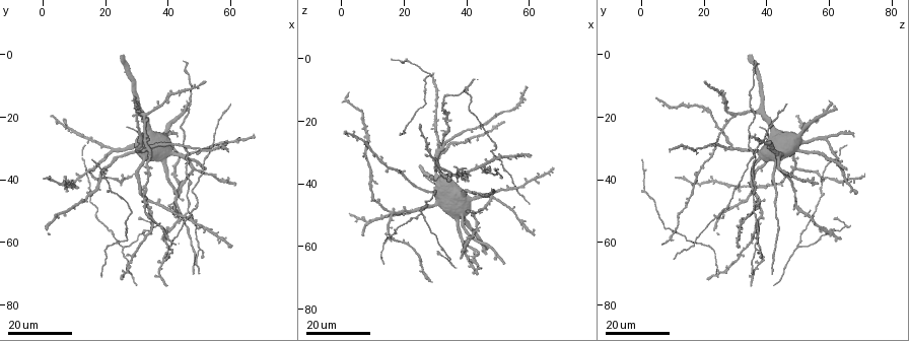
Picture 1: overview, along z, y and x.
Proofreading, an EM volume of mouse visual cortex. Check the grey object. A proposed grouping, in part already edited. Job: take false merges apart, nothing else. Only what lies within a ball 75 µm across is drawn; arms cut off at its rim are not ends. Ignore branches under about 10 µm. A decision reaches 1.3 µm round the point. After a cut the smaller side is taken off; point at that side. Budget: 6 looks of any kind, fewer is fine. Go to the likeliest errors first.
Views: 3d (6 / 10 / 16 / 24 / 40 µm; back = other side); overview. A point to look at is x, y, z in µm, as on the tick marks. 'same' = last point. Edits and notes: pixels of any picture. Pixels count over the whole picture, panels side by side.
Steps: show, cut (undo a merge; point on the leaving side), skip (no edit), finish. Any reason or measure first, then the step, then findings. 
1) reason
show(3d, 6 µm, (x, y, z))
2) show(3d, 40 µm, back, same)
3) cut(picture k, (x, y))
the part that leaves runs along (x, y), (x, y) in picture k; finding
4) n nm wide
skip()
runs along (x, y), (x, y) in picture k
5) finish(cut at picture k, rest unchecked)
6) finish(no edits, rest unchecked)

a fork
show(3d, 16 µm, (46.5, 51.0, 36.0))

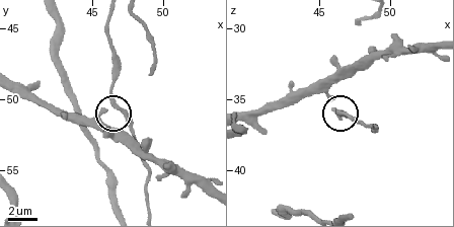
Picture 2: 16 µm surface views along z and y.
show(3d, 6 µm, (47.0, 50.4, 36.0))

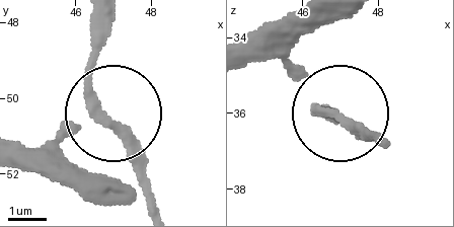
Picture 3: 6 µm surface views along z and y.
skip()
runs along (252, 59), (291, 62), (329, 110), (375, 133) in picture 3; all the same cell

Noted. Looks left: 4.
arms part here
show(3d, 24 µm, (26.5, 62.5, 49.0))

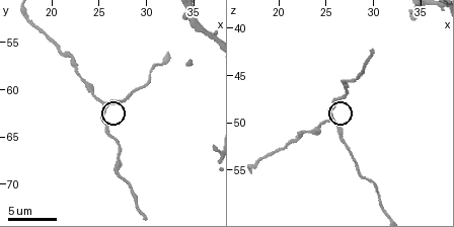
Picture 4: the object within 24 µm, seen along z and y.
zoom in
show(3d, 6 µm, (26.0, 61.6, 49.6))

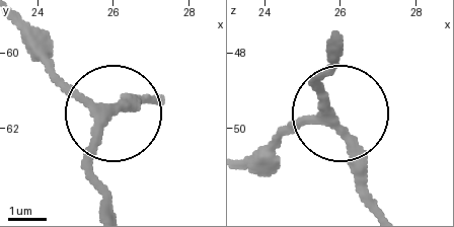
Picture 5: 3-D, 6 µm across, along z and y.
other side
show(3d, 6 µm, back, (25.85, 61.65, 49.70))

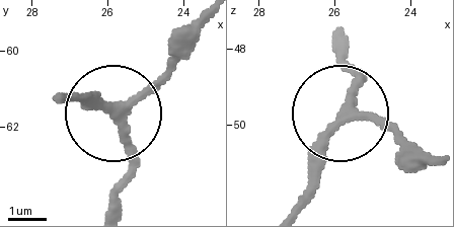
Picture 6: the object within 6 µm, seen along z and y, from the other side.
skip()
runs along (205, 27), (121, 115), (128, 173), (118, 209) in picture 6; continuous, no second cell

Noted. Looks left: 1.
finish(no edits, rest unchecked)

